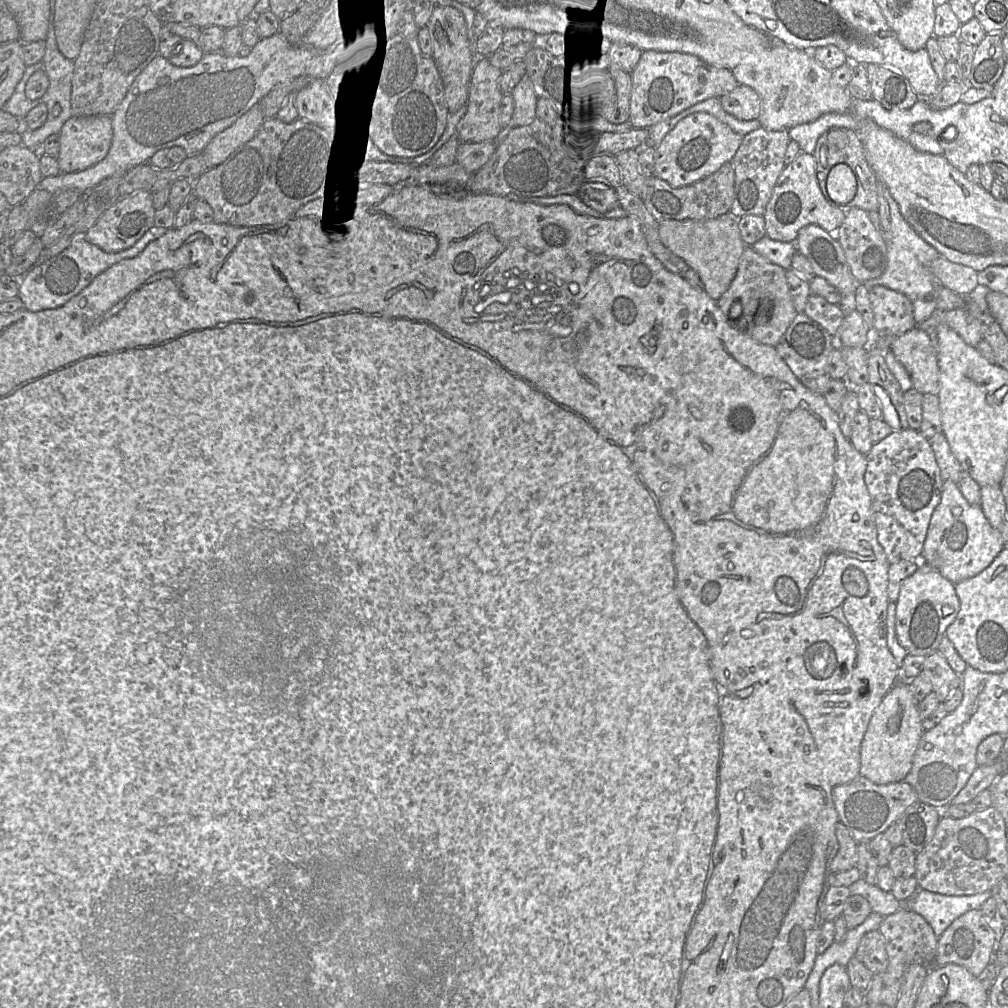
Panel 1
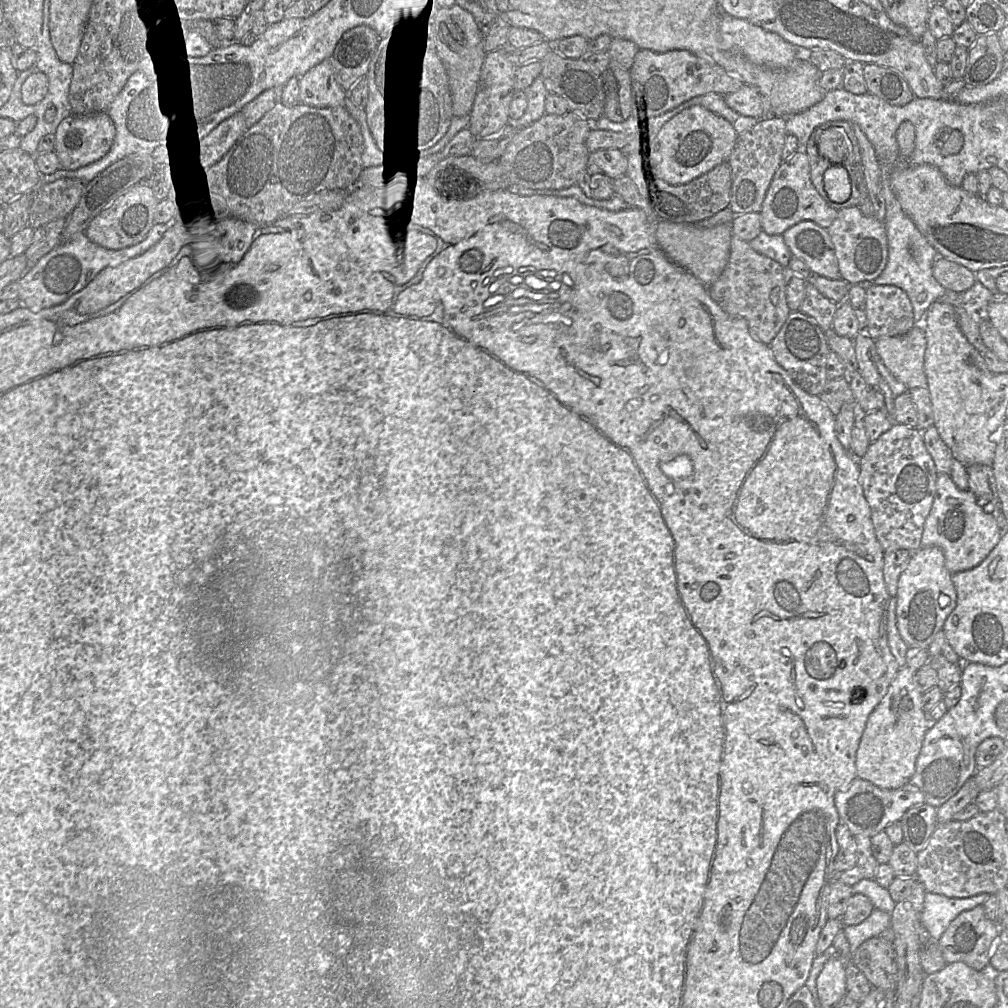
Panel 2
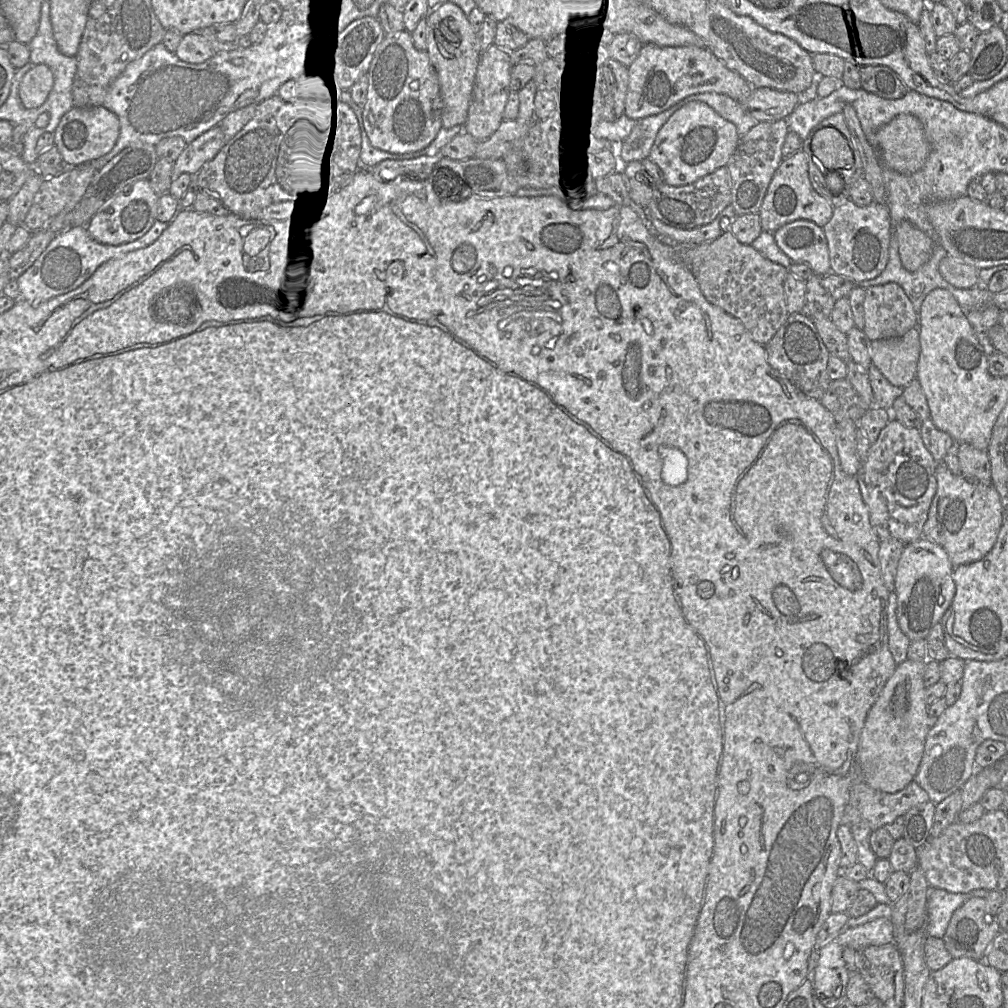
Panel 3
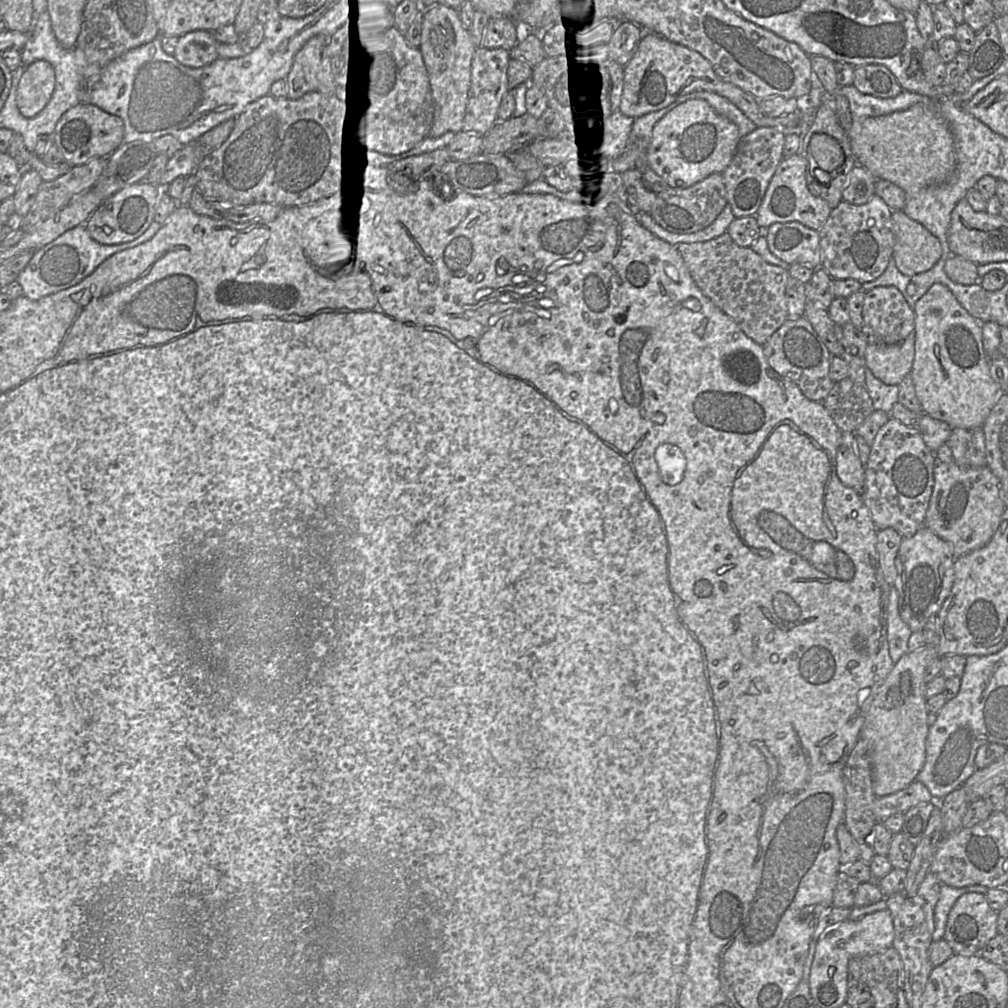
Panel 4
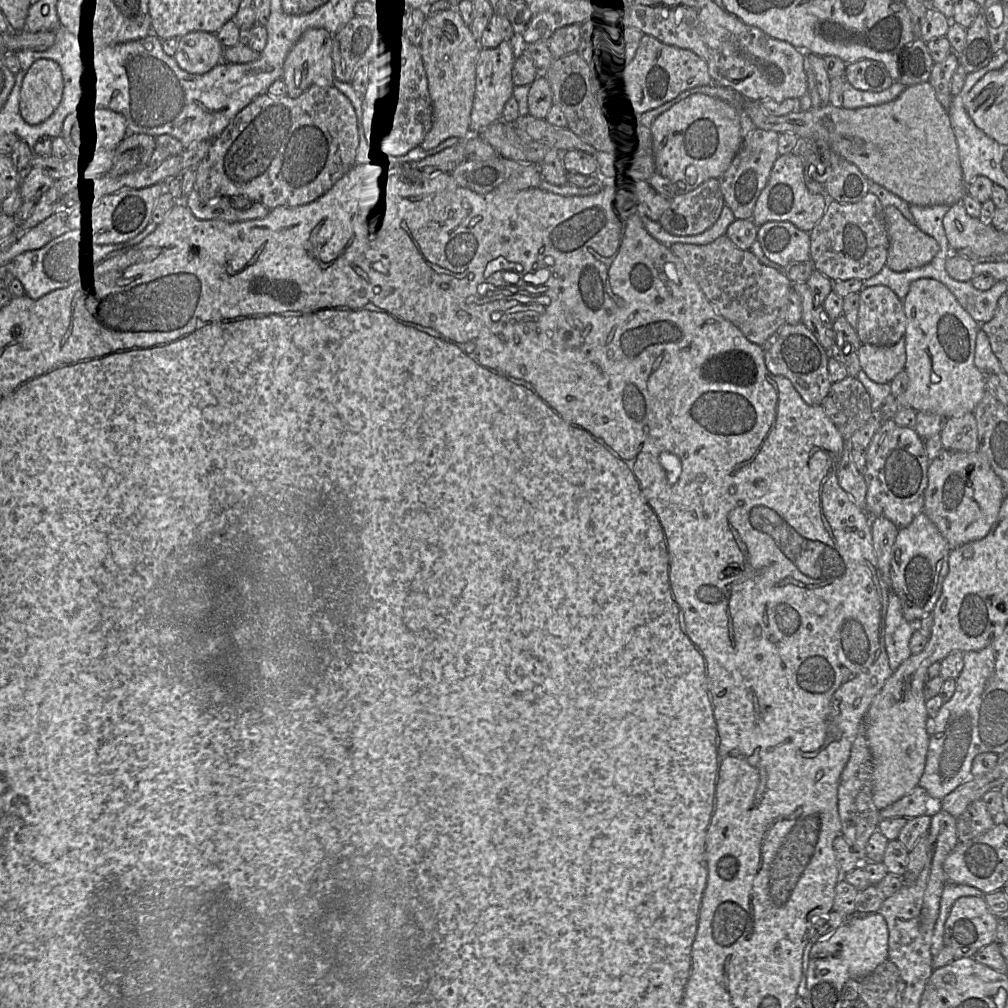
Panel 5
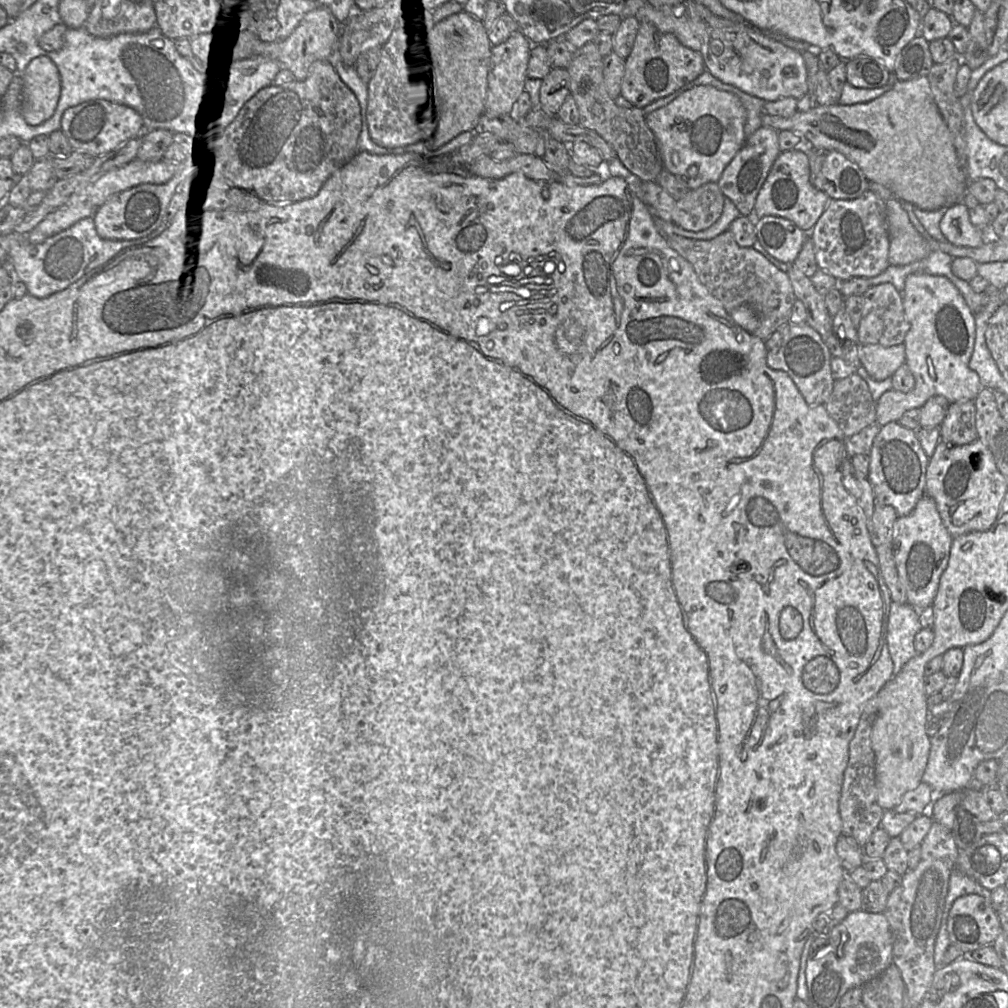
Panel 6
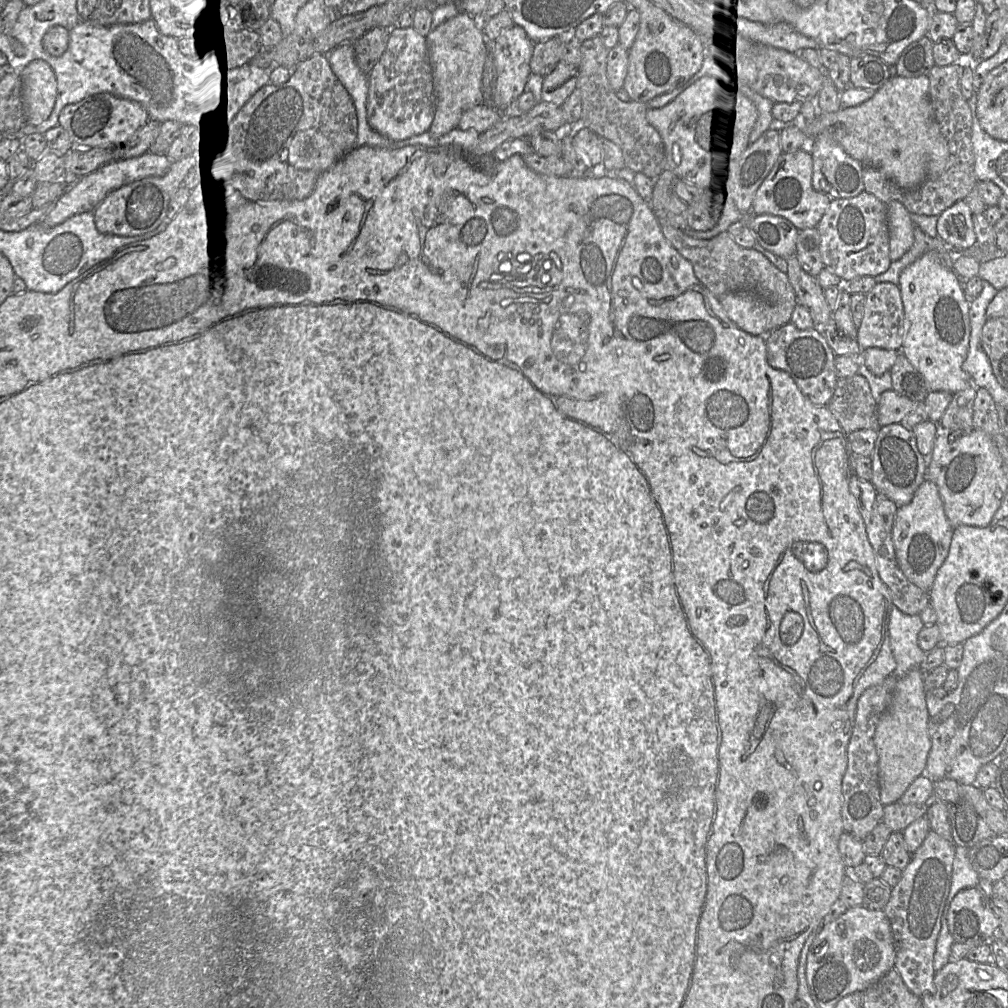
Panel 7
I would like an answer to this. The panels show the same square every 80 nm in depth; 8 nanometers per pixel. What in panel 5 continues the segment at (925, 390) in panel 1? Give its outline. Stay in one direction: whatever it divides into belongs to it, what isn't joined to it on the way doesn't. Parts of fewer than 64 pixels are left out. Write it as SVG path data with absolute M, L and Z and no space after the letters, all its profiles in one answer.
M904 337L893 346L862 344L858 349L860 366L865 374L879 384L890 383L905 369Z

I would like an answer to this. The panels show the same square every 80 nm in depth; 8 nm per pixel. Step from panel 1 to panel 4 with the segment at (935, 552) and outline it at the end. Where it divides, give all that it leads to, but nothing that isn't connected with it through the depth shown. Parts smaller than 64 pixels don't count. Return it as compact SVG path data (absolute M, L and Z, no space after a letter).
M937 462L933 475L933 492L925 519L927 528L951 544L955 558L986 546L1006 509L998 478L988 466L965 468L955 462Z

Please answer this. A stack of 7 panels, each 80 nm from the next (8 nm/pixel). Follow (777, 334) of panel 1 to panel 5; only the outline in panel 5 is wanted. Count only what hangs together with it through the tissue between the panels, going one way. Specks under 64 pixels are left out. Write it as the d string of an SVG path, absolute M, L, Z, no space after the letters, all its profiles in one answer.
M726 234L708 244L674 243L670 248L716 311L739 328L752 343L762 346L779 327L787 323L789 293L793 283L786 274L764 265L750 249L738 248Z

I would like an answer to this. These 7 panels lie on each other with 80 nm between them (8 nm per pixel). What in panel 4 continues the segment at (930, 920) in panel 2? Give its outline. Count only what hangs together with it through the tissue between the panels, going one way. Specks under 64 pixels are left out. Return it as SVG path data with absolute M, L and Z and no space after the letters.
M942 884L940 887L939 898L934 909L935 929L932 934L932 940L938 941L944 938L950 910L961 895L969 892L978 892L986 895L988 889L989 888L982 885L955 888Z

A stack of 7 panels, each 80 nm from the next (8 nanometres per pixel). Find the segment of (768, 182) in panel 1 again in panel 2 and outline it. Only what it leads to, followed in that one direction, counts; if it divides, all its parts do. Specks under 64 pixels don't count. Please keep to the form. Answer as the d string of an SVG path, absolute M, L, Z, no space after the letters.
M766 117L761 118L754 127L738 136L728 159L732 172L729 207L735 215L761 212L774 174L782 163L782 152L787 134L785 117Z

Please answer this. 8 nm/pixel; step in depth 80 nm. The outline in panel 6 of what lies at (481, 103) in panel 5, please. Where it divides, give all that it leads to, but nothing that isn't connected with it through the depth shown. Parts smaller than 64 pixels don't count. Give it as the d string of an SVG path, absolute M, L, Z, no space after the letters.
M517 30L499 45L492 47L488 72L488 88L483 114L490 118L509 116L513 104L524 91L532 43Z

